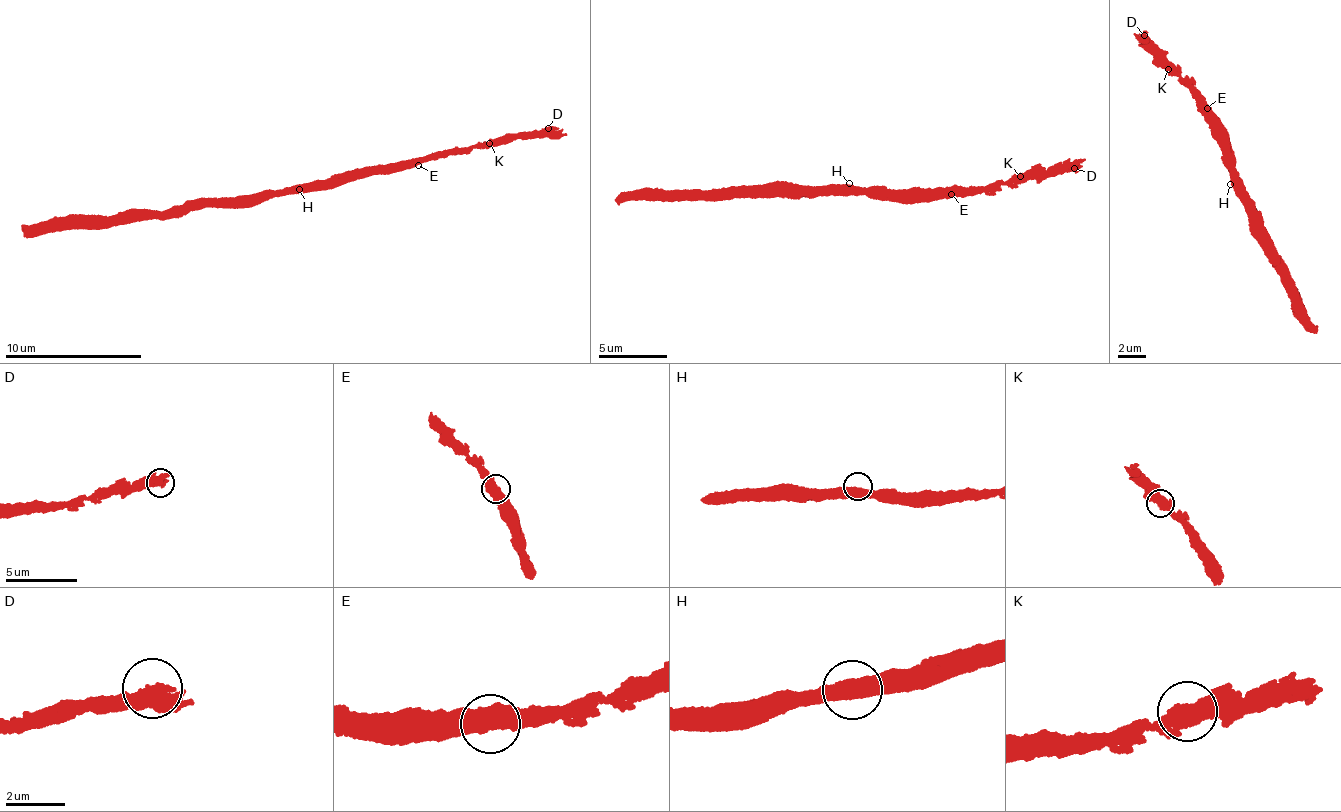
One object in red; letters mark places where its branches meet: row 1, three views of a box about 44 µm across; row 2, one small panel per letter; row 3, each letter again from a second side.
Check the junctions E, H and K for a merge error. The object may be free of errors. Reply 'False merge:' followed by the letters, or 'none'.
False merge: none

